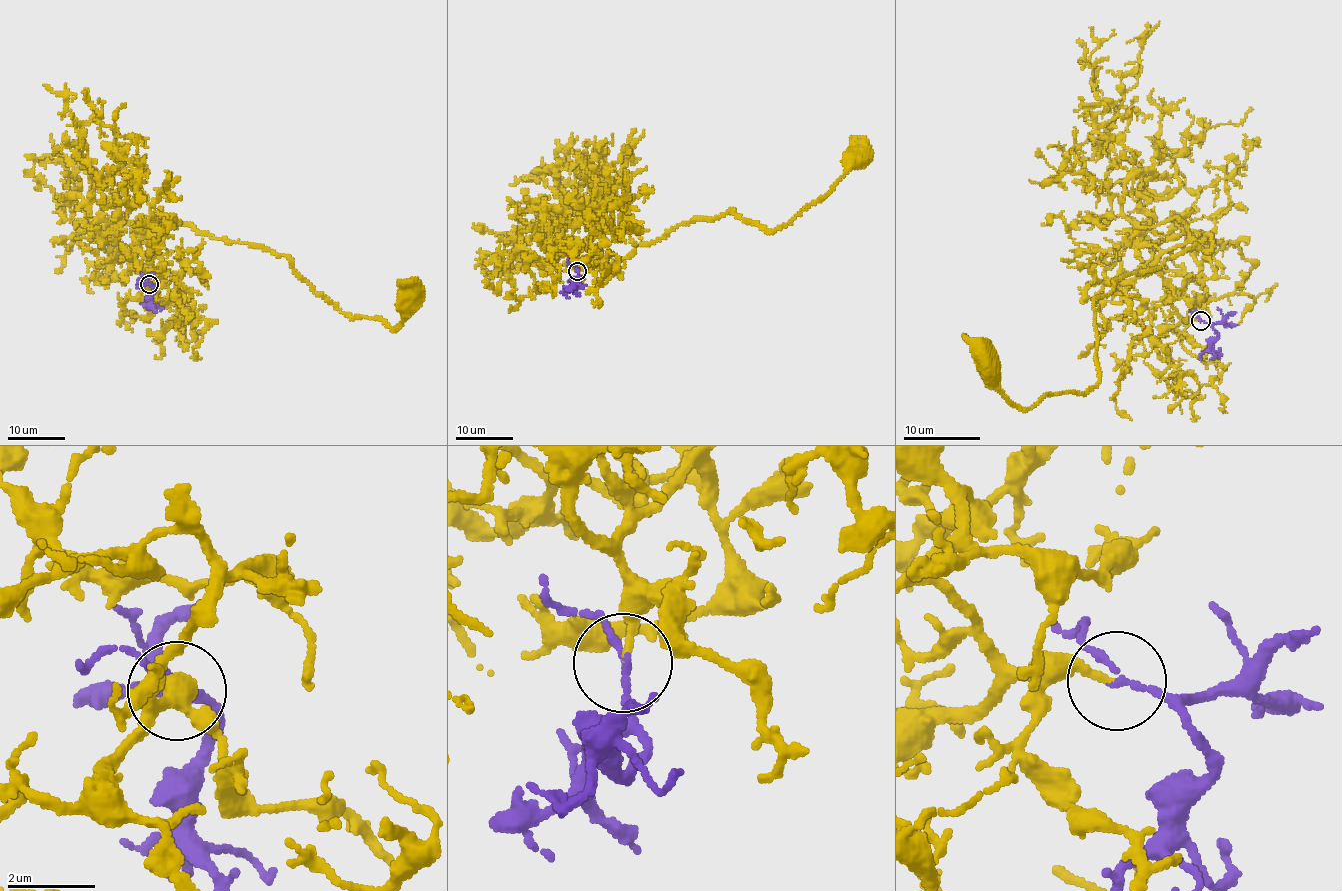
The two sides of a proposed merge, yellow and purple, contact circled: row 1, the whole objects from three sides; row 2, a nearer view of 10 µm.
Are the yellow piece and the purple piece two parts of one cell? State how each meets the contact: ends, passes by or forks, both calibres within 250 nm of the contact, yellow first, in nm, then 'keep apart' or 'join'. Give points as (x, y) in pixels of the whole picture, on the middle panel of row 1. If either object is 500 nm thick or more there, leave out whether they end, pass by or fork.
yellow ends | purple passes by | 150/140 nm | join

